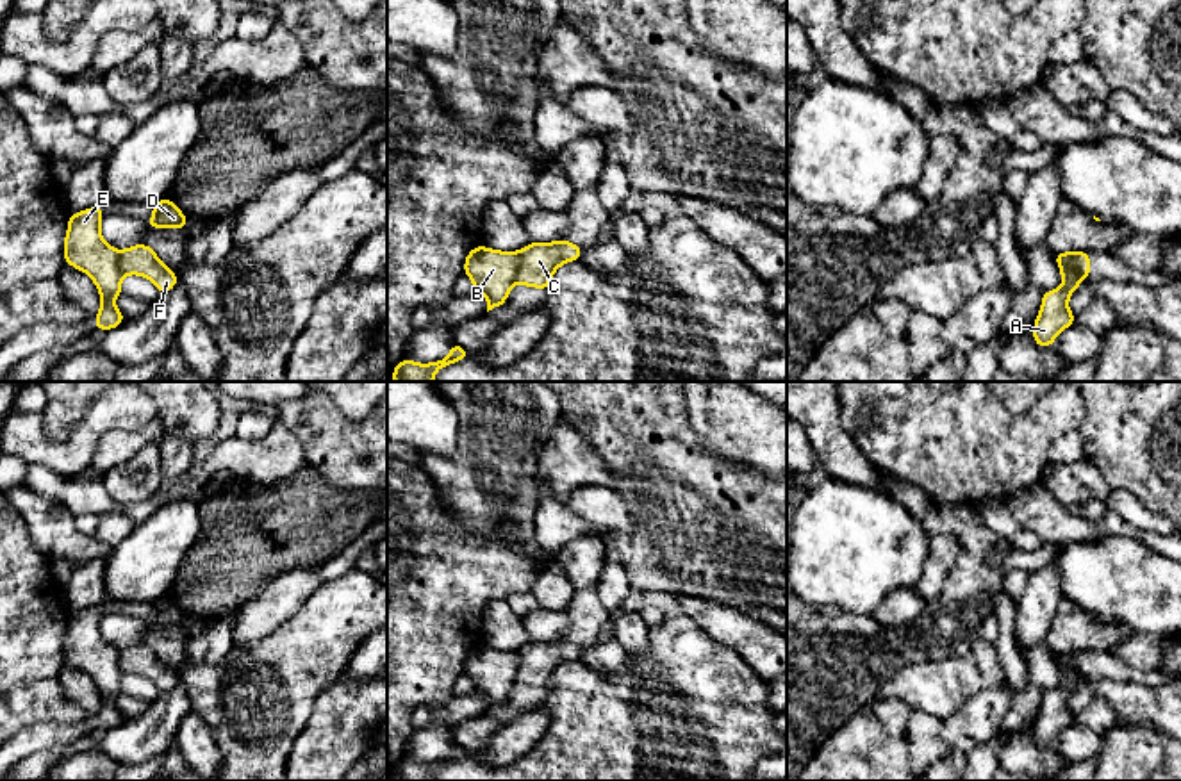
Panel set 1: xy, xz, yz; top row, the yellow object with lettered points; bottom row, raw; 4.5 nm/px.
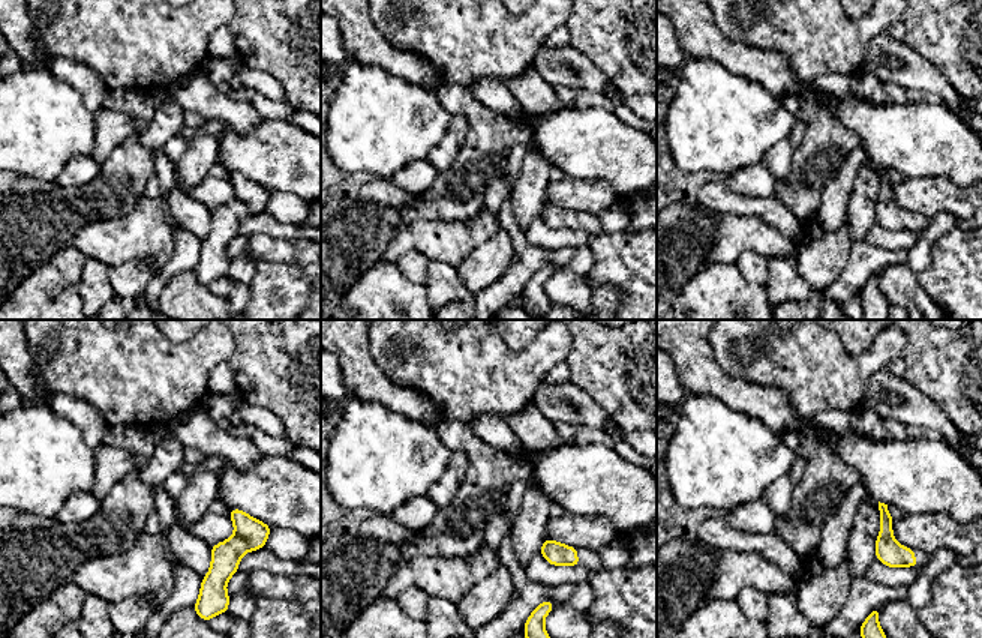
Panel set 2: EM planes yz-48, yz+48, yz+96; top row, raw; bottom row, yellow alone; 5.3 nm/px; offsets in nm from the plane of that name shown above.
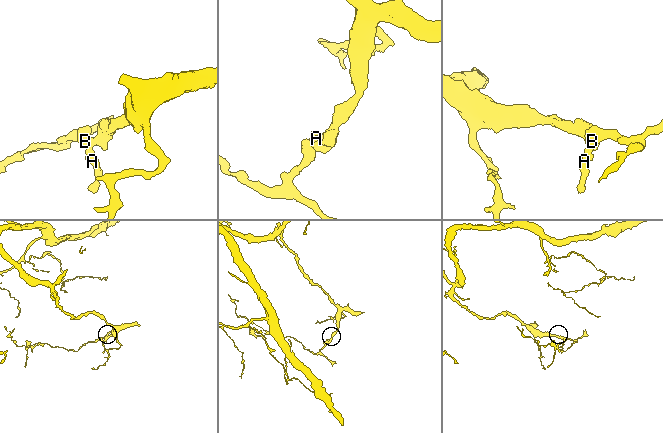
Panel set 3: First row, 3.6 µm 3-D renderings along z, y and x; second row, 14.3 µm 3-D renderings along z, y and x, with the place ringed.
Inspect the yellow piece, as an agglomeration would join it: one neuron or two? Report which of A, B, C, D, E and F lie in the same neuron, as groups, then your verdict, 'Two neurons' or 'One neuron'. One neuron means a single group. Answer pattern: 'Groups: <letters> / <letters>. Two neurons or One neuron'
Groups: A B E / C D F. Two neurons

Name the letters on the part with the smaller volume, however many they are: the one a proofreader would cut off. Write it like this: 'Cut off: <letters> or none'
Cut off: A, B, E

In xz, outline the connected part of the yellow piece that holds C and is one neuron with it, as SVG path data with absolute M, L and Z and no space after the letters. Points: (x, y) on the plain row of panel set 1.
M560 638L555 642L530 642L519 649L516 683L535 688L549 688L553 672L566 662L580 660L583 647Z

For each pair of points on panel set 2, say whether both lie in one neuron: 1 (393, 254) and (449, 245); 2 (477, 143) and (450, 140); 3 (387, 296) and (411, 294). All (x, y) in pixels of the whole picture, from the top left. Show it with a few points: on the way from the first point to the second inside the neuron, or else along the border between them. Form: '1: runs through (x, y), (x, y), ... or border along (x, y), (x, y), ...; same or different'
1: runs through (407, 242), (435, 242); same
2: border along (458, 113), (467, 122), (467, 137), (446, 170); different
3: runs through (393, 296), (405, 296); same

